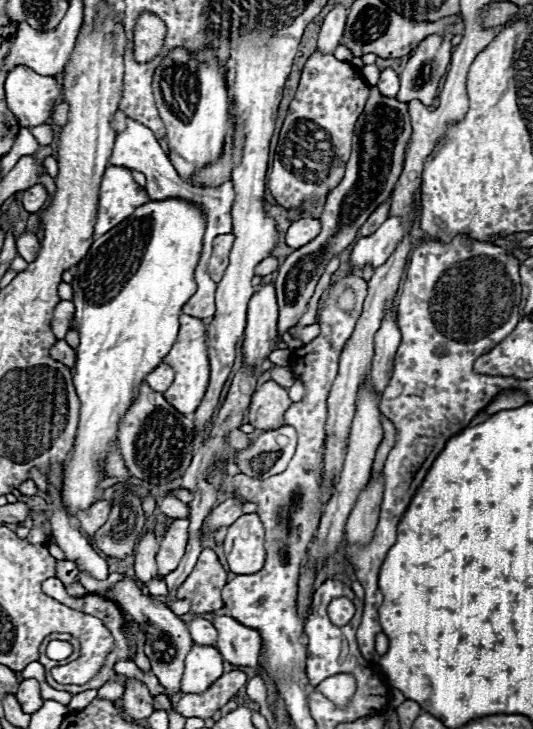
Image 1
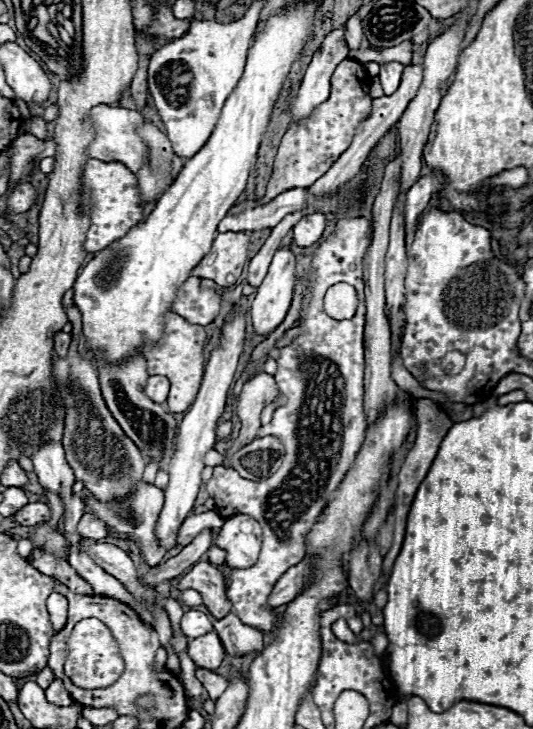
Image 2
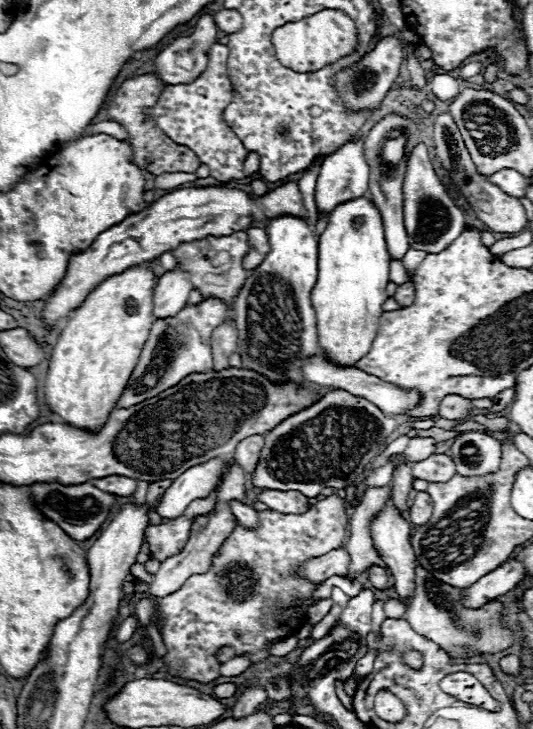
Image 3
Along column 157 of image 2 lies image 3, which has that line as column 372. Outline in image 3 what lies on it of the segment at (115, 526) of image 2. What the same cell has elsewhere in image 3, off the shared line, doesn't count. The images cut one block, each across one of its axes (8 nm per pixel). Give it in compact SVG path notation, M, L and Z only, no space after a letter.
M374 486L364 492L362 502L354 508L350 518L350 536L346 542L346 550L350 554L350 564L346 574L348 578L354 578L368 566L387 567L374 548L370 526L374 518L384 510L390 496L392 496L392 486Z

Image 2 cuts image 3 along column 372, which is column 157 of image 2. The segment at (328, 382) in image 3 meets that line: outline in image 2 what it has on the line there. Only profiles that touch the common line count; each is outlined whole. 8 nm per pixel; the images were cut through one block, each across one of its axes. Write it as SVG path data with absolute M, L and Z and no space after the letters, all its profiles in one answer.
M150 376L146 382L146 396L156 402L156 404L164 404L168 398L168 390L170 390L170 382L168 378L160 378L160 376Z

